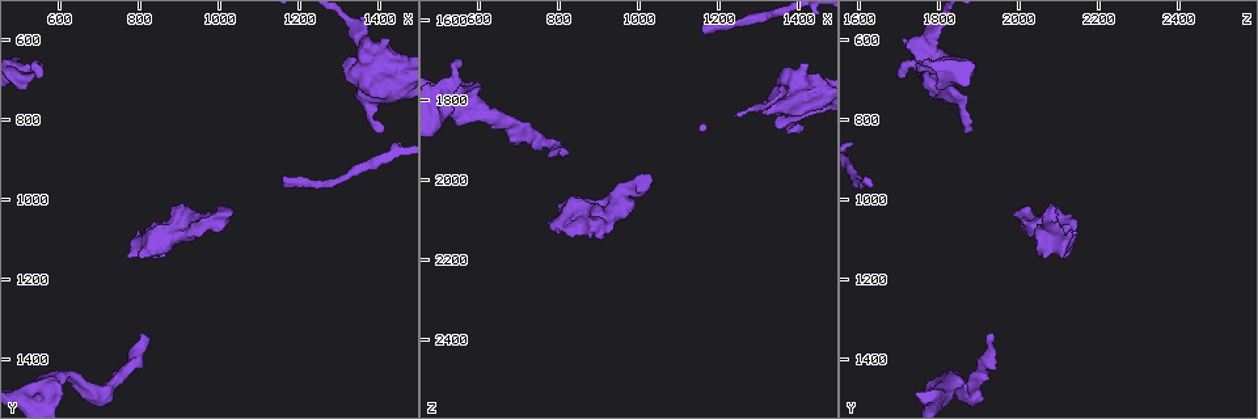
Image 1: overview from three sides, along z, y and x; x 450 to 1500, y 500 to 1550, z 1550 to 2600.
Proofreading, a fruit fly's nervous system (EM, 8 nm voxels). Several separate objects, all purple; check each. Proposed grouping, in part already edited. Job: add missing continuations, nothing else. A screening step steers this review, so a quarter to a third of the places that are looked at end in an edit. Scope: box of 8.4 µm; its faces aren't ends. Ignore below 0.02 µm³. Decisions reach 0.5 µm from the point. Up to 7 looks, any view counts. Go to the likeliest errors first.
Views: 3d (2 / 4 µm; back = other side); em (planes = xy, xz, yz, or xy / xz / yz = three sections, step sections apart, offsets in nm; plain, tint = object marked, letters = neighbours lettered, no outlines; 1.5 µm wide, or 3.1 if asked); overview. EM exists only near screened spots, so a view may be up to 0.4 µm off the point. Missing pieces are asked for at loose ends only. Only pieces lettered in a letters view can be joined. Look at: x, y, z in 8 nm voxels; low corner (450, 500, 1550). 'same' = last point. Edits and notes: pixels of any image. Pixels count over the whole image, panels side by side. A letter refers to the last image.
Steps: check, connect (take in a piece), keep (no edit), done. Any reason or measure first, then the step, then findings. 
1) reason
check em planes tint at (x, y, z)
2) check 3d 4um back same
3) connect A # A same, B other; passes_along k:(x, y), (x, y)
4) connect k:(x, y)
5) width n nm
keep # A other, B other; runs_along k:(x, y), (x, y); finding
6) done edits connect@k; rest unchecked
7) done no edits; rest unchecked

an open end
check 3d 2um at (1030, 1035, 1980)

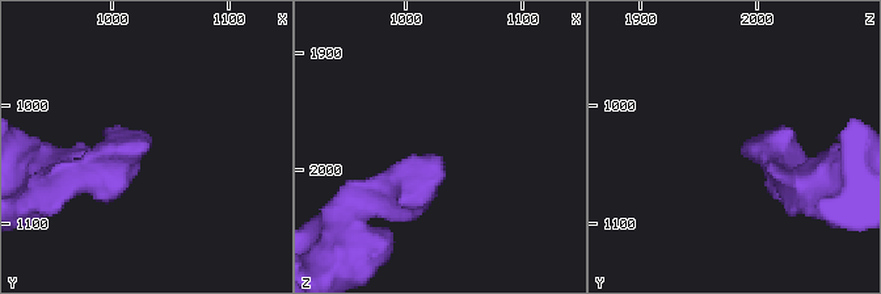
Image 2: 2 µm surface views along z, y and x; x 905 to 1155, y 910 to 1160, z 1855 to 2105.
shape alone is not enough
check em xy step 8 tint at (1022, 1038, 1986)

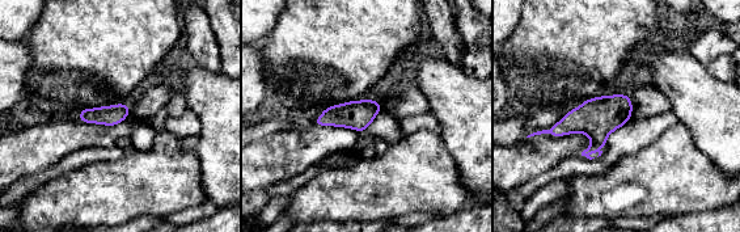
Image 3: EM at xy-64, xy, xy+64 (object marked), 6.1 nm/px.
another direction
check em planes letters same

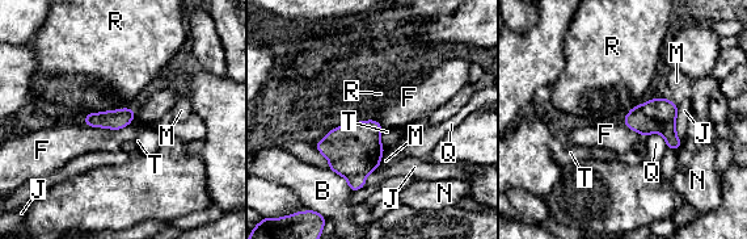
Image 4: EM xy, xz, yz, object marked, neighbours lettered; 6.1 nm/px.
longest_contact F 320 nm
keep # B other, F other, J other, M other, N other, Q other, R other, T other; border 4:(134, 116), (119, 129), (84, 124); none of them fits

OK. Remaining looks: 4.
branch stops here
check em yz step 8 tint at (1405, 830, 1865)

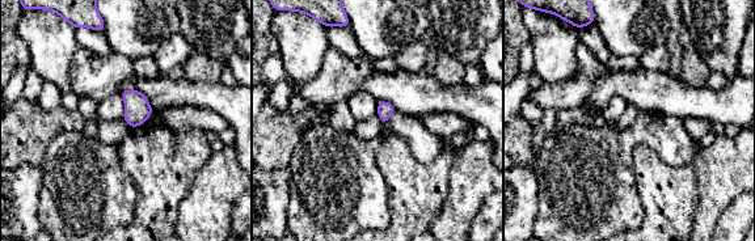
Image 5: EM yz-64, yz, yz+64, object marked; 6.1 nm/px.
check em yz step 8 letters same

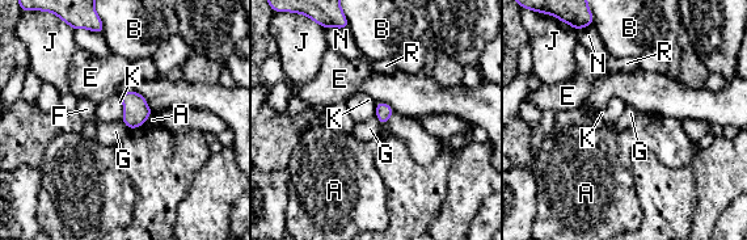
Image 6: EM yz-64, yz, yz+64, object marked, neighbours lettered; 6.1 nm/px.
width 100 nm; longest_contact J 240 nm
keep # A other, B other, E other, F other, G other, J other, K other, N other, R other; no lettered piece goes on from it

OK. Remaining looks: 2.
check 3d 2um at (600, 1465, 1765)

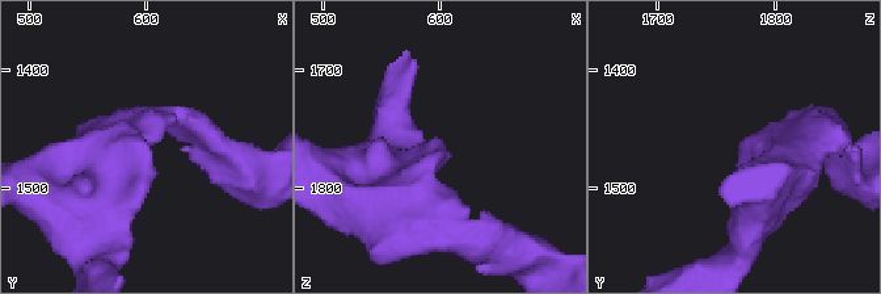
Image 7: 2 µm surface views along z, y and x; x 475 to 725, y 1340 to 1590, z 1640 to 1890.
check em planes letters at (594, 1464, 1766)

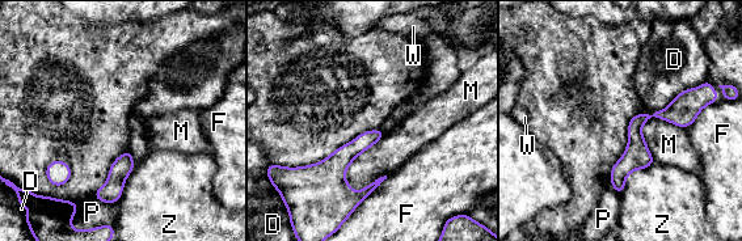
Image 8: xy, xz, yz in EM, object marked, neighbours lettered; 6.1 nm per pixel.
keep # D other, F other, M other, P other, W other, Z other; runs_along 8:(698, 98), (636, 126), (619, 187); no lettered piece goes on from it

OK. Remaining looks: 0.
done no edits; rest unchecked

